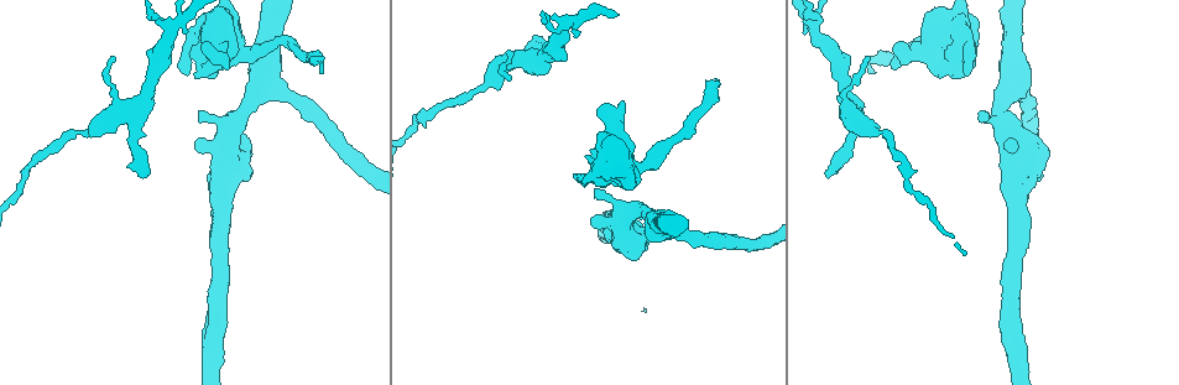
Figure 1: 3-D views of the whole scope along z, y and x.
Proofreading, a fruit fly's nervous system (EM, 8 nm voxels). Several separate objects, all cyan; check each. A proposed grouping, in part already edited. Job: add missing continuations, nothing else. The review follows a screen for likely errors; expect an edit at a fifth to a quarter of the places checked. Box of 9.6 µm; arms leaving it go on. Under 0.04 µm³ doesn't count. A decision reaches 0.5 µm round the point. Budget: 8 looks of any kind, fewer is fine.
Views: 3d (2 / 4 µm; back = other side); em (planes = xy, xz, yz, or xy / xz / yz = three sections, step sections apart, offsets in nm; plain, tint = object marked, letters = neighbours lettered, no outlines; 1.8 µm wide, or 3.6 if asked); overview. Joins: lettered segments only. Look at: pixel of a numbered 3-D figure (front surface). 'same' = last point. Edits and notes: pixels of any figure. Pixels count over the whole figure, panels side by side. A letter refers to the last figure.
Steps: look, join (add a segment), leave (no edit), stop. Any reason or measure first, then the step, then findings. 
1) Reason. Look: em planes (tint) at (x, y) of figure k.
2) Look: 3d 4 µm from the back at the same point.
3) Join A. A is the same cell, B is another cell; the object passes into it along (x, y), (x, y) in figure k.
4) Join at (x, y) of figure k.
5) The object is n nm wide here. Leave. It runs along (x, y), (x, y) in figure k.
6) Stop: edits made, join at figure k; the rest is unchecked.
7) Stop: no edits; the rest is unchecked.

An open end. Look: em yz step 4 (tint) at (146, 174) of figure 1.

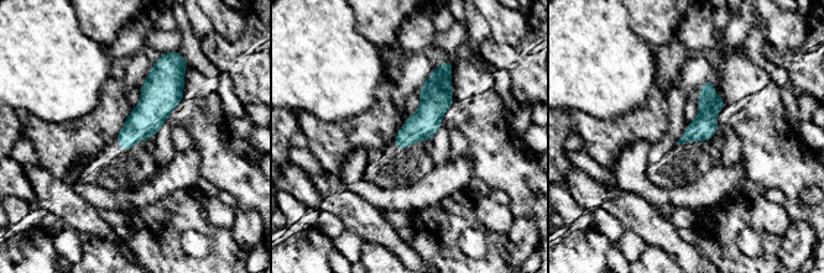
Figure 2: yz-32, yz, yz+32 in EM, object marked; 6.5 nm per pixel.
What lies round it. Look: em yz step 4 (letters) at the same point.

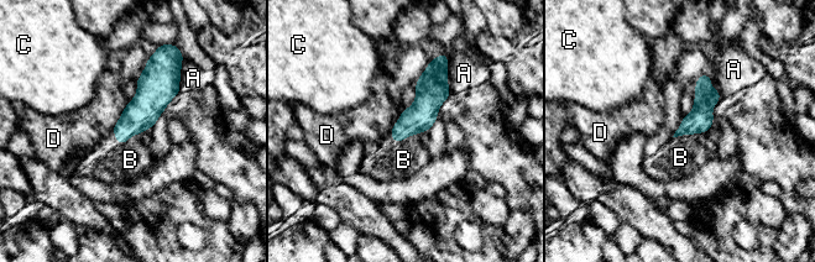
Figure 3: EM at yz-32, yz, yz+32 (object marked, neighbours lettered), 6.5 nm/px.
The longest contact is with A, 260 nm. Join B. B is the same cell, A, C and D are other cells; the object passes into it along (700, 119), (685, 134), (680, 157) in figure 3; it goes on there.

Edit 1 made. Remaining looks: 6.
Branch stops here. Look: 3d 2 µm at (965, 73) of figure 1.

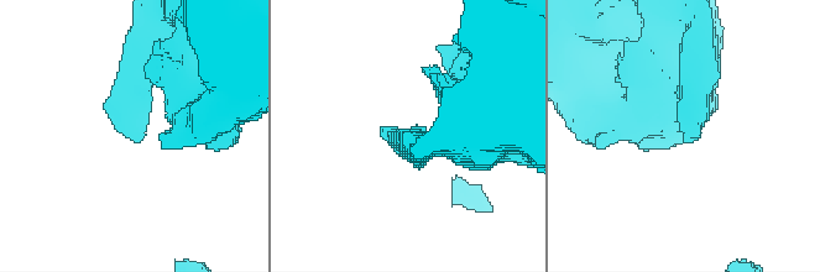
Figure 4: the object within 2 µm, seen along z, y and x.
Now the EM. Look: em 3.6 µm yz step 8 (tint) at (134, 141) of figure 4.

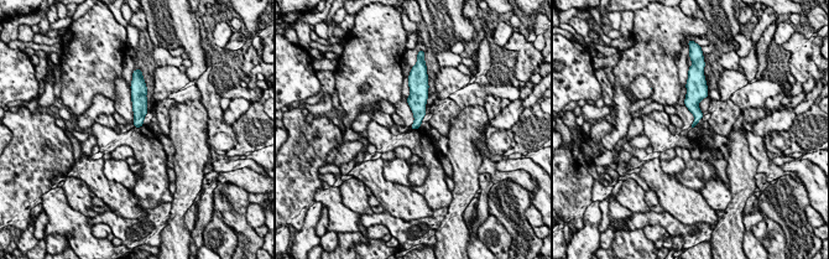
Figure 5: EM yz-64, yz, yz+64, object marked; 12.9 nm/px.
Cut it another way. Look: em 3.6 µm planes (letters) at the same point.

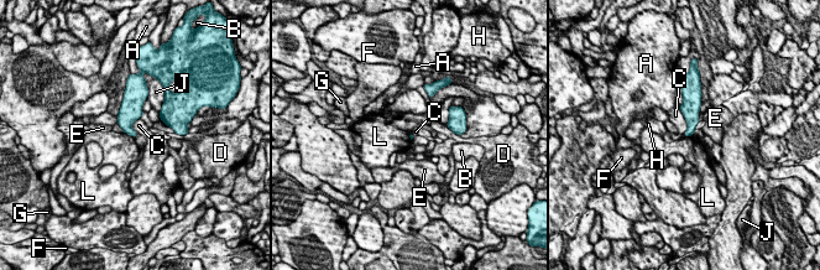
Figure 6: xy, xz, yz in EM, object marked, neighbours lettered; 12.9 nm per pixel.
The longest contact is with C, 380 nm. Leave. A, B, C, D, E, F, G, H, J and L are other cells; no lettered segment goes on from it.

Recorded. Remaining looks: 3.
Long arm stops here. Look: 3d 2 µm at (323, 72) of figure 1.

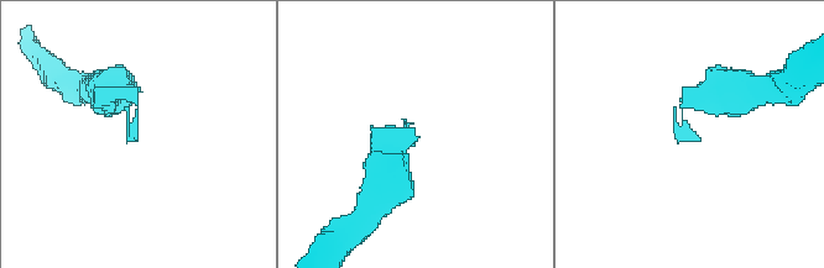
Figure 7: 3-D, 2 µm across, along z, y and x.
Shape alone is not enough. Look: em 3.6 µm planes (letters) at (415, 142) of figure 7.

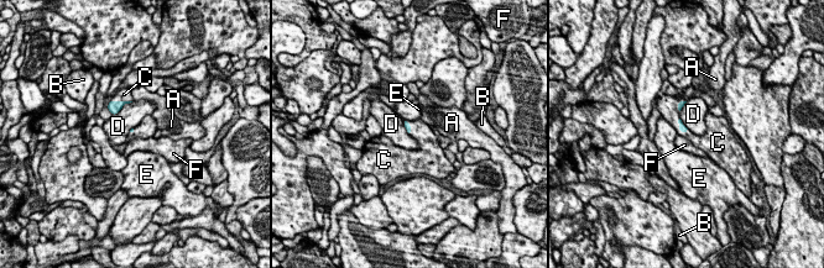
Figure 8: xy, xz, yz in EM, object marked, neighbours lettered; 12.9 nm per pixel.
Join C. C is the same cell, A, B, D, E and F are other cells; the cell continues.

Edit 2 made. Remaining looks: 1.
Stop: edits made, join at figure 3, join at figure 8; the rest is unchecked.

